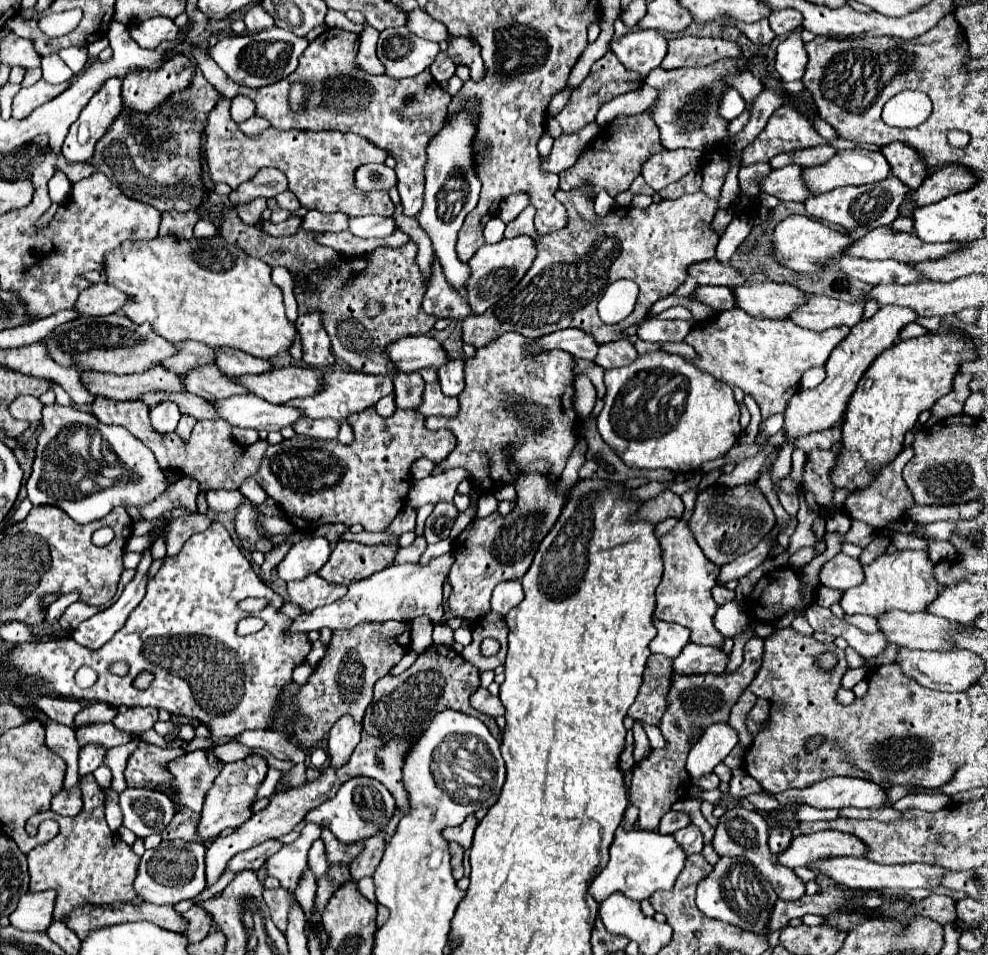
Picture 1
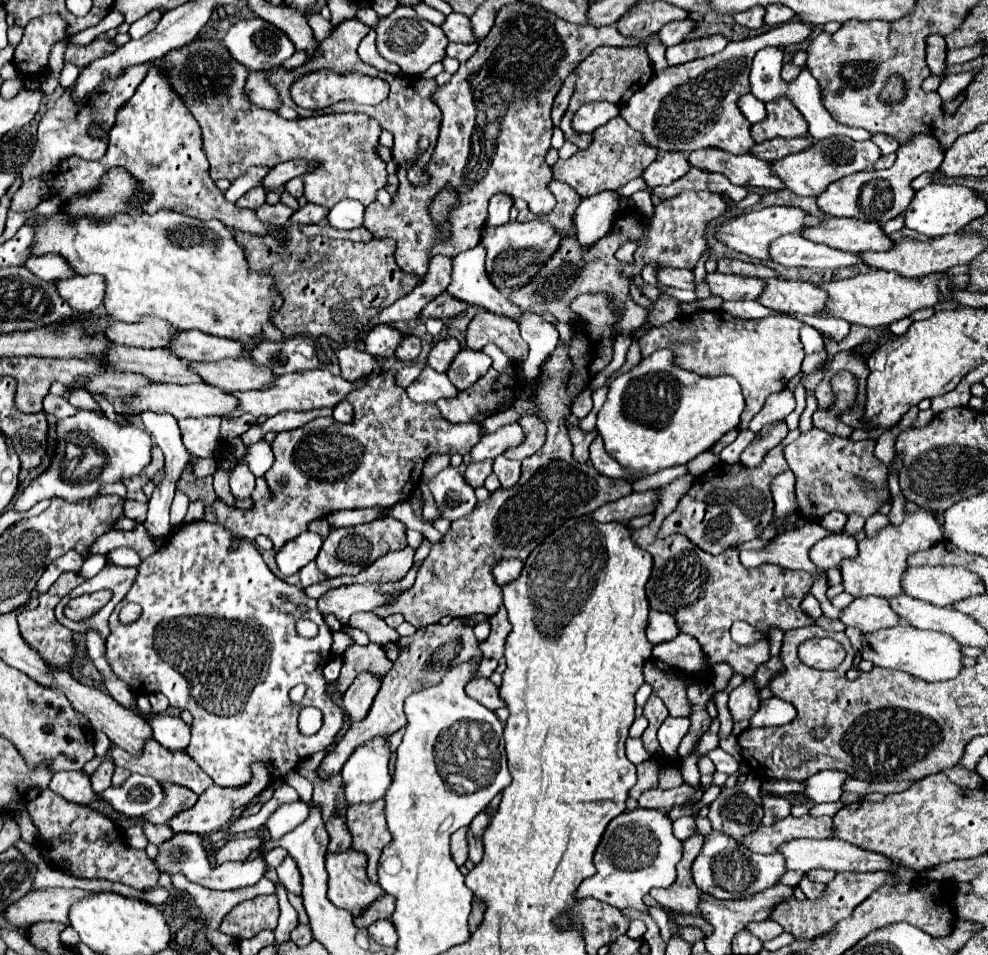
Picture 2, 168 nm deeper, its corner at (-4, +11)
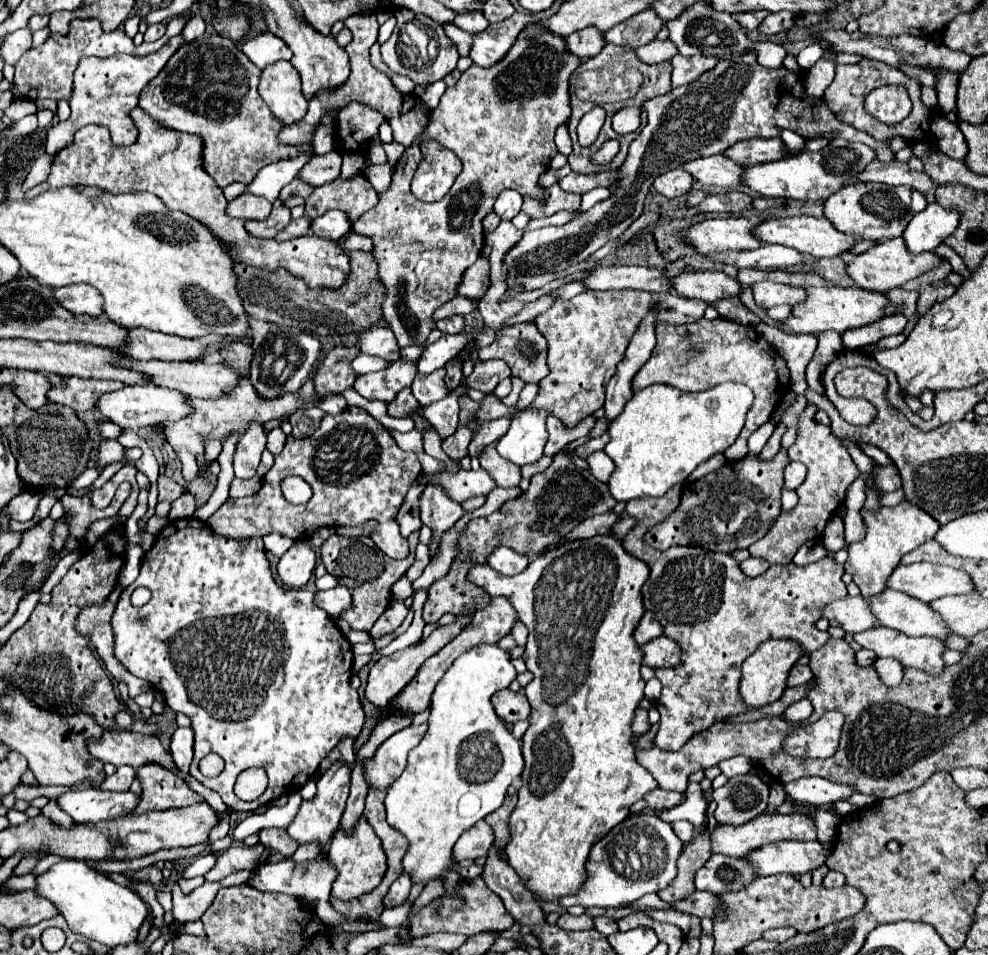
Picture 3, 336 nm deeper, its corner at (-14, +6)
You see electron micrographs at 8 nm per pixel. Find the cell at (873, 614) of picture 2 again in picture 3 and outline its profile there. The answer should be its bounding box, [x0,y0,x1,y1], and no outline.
[821,595,877,633]

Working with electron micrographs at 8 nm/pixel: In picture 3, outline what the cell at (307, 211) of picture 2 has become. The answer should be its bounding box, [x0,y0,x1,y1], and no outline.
[273,217,311,241]

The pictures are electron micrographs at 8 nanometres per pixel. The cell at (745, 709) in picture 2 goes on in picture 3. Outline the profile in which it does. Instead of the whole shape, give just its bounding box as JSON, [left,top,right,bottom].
[741,639,803,707]

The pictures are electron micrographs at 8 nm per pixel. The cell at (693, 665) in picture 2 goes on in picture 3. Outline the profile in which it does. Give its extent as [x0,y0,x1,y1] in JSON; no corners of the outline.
[639,637,679,669]

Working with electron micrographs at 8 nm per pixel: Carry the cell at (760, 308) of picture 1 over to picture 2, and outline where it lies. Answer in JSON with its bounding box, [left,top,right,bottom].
[707,274,767,300]

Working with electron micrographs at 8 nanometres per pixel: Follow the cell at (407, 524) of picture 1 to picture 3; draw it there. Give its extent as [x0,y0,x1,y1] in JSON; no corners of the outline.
[321,531,419,631]

